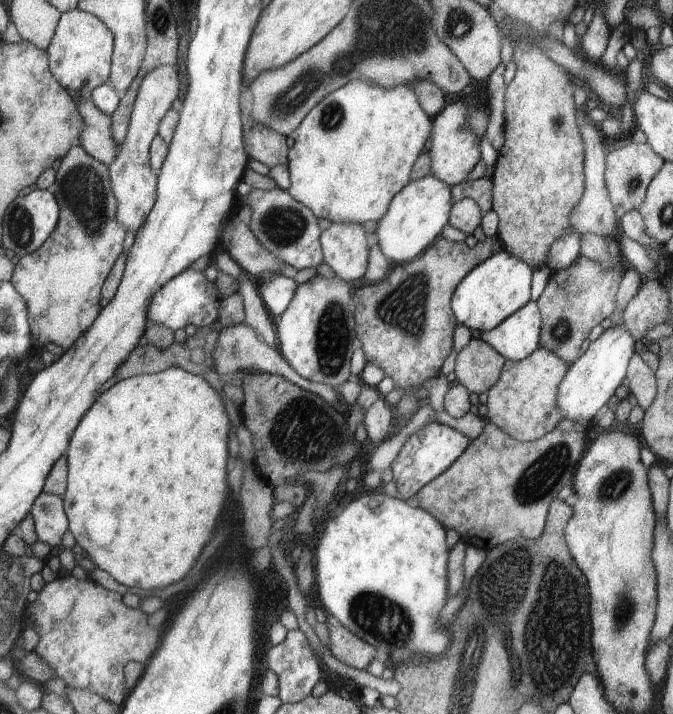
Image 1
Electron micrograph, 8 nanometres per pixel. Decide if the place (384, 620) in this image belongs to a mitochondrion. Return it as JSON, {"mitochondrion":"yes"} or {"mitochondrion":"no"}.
{"mitochondrion":"yes"}

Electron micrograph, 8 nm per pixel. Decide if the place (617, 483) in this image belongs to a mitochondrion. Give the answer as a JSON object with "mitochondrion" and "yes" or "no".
{"mitochondrion":"yes"}

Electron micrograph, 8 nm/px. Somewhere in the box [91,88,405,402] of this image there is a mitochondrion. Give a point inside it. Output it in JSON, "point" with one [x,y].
{"point":[333,339]}

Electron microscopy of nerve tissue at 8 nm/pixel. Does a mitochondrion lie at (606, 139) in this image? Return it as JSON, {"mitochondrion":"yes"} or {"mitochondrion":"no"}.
{"mitochondrion":"no"}

